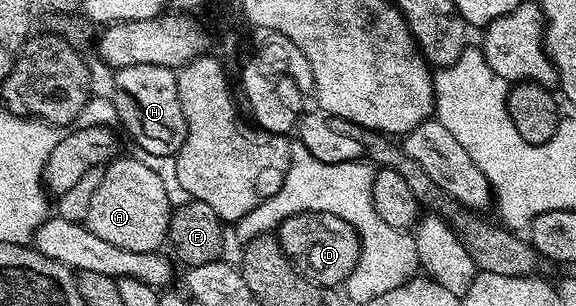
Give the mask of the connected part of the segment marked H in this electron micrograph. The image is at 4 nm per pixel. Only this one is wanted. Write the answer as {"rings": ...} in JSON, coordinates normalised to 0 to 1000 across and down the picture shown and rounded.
{"rings":[[[233,206],[194,245],[194,346],[217,431],[253,500],[297,520],[323,458],[323,379],[316,366],[316,327],[309,327],[307,232],[274,209]]]}

